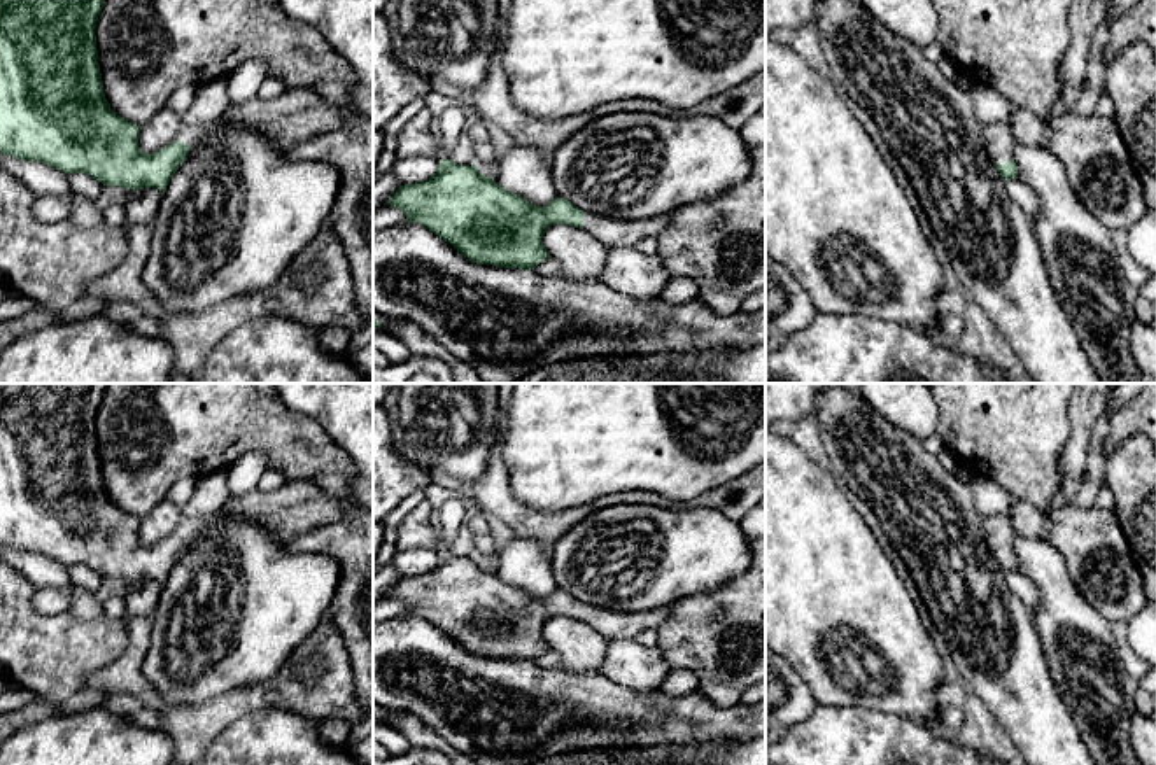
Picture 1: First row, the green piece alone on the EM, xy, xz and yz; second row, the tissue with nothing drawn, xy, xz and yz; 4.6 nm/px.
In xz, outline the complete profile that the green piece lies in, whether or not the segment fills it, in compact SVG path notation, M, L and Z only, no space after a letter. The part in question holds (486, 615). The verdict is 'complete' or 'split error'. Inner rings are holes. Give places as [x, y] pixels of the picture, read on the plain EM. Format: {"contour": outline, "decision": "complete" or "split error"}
{"contour": "M441 551L429 572L399 578L389 597L403 602L406 614L419 614L452 635L471 655L520 662L534 662L550 649L541 630L552 616L589 621L604 639L615 641L634 639L646 628L659 628L673 611L673 606L645 613L608 611L587 606L564 590L555 590L541 600L501 579L492 567L482 567L476 557L466 558L450 551Z", "decision": "split error"}

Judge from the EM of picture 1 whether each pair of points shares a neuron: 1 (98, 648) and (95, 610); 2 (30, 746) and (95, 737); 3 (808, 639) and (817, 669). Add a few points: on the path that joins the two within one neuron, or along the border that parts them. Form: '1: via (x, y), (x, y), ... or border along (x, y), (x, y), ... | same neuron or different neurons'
1: border along (69, 611), (84, 618), (98, 618), (102, 615) | different neurons
2: via (46, 746), (79, 746) | same neuron
3: via (811, 646), (817, 662) | same neuron

